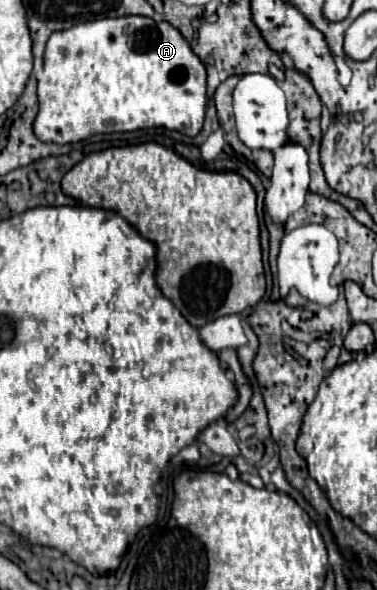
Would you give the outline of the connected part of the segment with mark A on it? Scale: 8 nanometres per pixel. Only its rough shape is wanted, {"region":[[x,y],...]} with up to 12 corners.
{"region":[[168,22],[54,32],[34,134],[196,136],[206,68]]}

